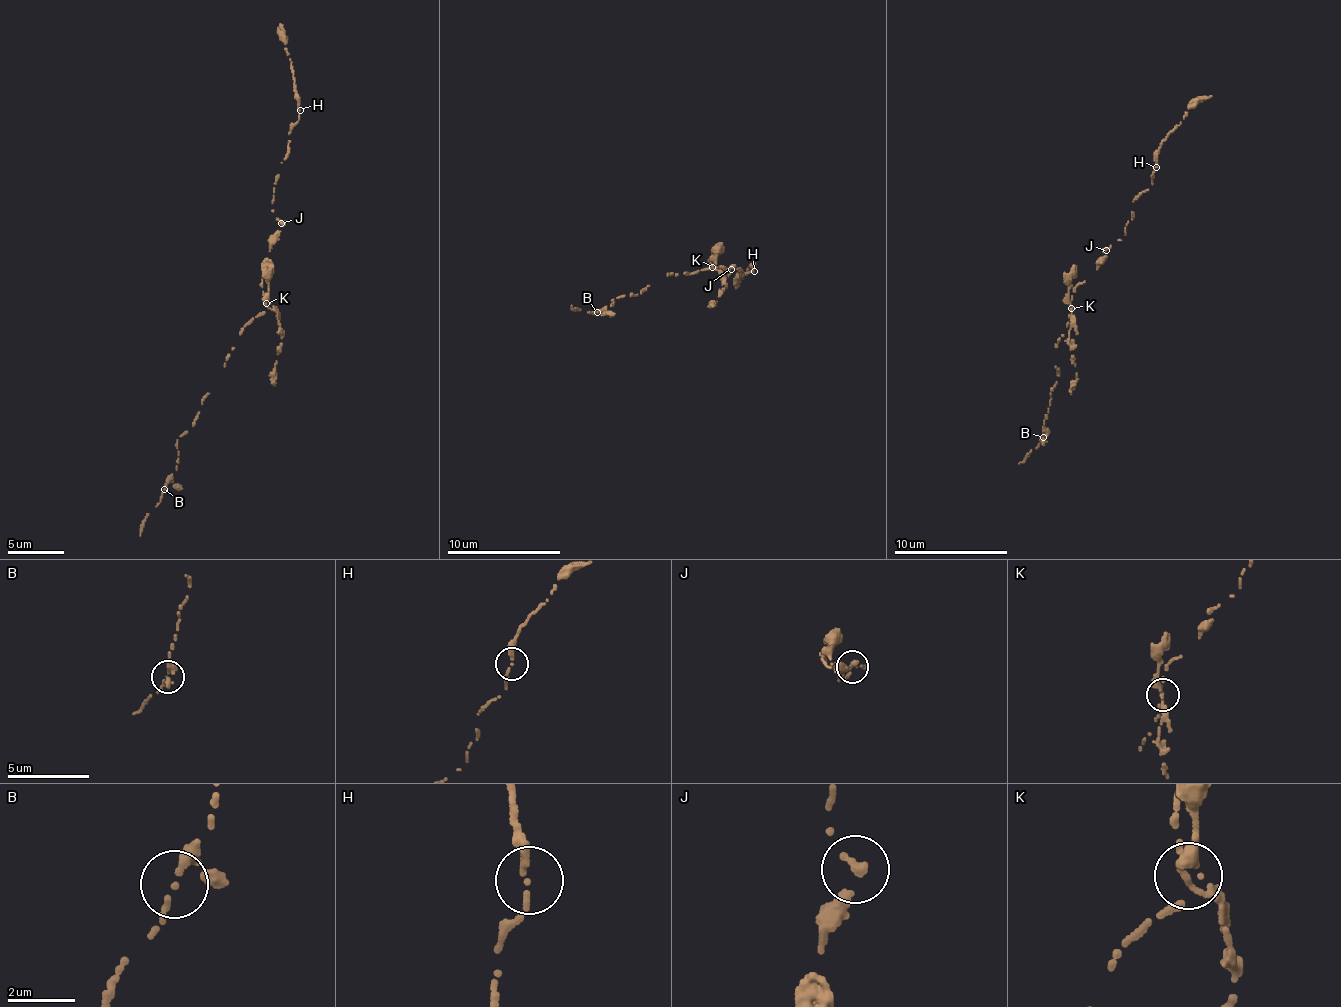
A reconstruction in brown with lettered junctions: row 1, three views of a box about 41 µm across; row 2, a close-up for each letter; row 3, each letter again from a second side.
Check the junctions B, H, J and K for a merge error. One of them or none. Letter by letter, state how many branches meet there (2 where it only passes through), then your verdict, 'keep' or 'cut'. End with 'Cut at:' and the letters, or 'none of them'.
B: 3 branches meet; keep
H: 2 branches meet; keep
J: 2 branches meet; keep
K: 3 branches meet; cut
Cut at: K

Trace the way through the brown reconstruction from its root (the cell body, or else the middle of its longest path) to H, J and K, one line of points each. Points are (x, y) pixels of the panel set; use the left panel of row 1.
H: (269, 275), (269, 246), (281, 232), (271, 203), (275, 176), (287, 153), (288, 132), (300, 118), (300, 110)
J: (269, 275), (269, 246), (281, 232), (281, 223)
K: (269, 275), (269, 300), (266, 303)

